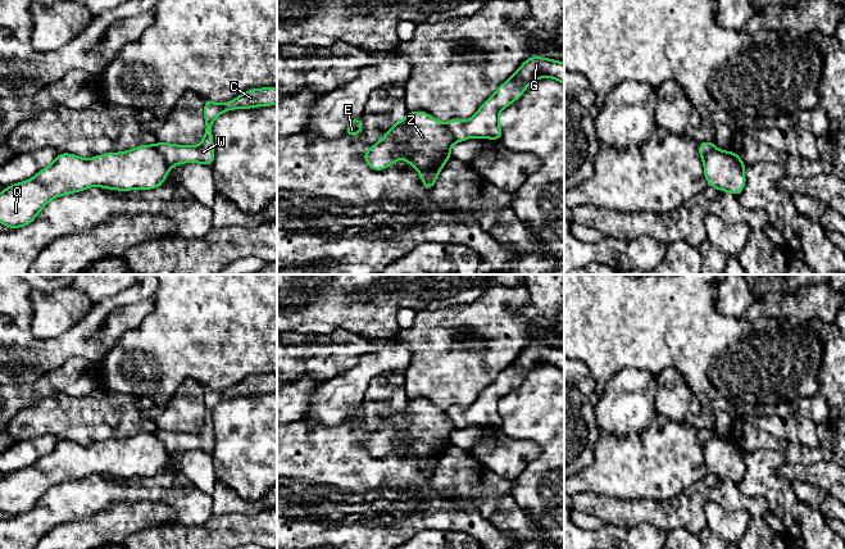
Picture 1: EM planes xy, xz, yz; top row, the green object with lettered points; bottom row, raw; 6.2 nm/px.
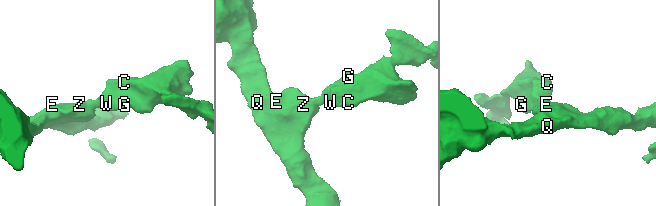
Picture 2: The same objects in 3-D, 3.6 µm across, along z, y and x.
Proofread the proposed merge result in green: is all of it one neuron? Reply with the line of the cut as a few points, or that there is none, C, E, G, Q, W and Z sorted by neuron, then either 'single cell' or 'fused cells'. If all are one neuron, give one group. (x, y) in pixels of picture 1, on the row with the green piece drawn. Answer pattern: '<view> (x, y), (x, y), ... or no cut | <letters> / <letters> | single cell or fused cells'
xy (154, 146), (169, 167) | C G W / E Q Z | fused cells

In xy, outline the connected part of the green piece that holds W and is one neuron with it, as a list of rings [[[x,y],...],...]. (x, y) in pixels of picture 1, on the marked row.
[[[277,87],[251,89],[236,99],[217,104],[204,100],[205,132],[199,146],[172,145],[168,142],[156,142],[155,148],[164,155],[169,167],[181,163],[203,163],[212,167],[214,163],[214,144],[212,124],[214,119],[224,112],[232,109],[249,109],[255,106],[269,106],[277,104]]]

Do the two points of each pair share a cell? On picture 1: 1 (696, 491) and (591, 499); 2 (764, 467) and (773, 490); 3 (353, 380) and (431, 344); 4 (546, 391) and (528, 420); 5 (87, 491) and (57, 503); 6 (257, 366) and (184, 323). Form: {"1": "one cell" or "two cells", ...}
{"1": "one cell", "2": "one cell", "3": "two cells", "4": "one cell", "5": "one cell", "6": "one cell"}

